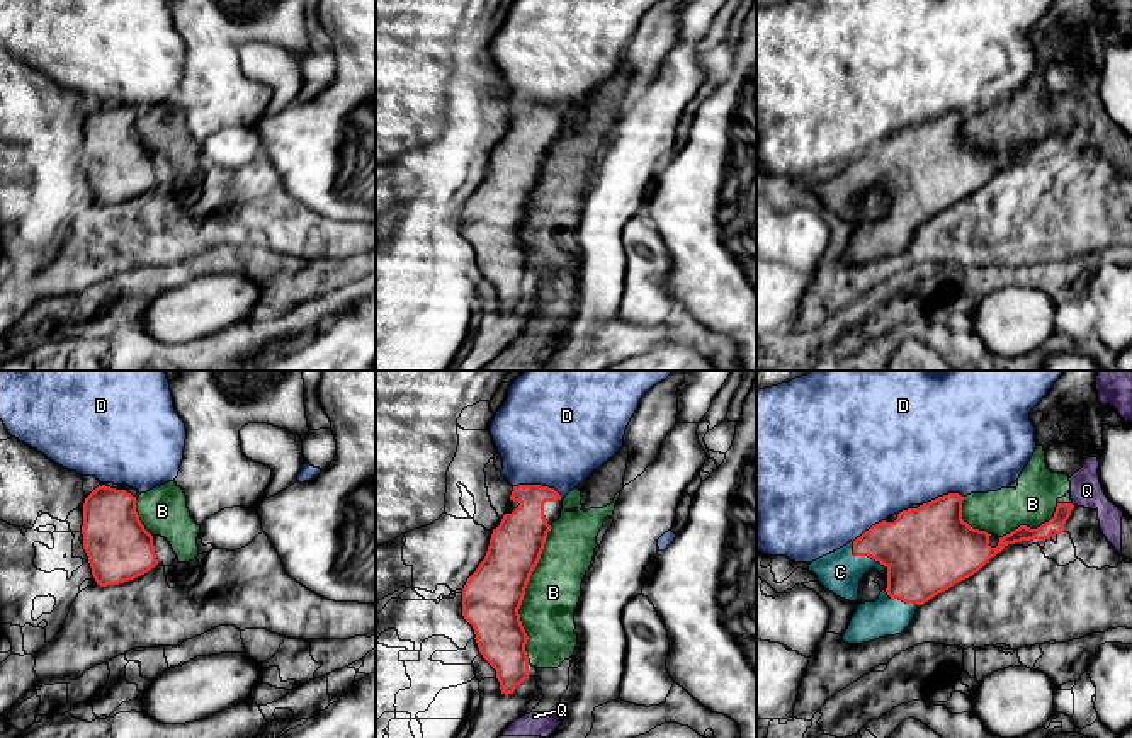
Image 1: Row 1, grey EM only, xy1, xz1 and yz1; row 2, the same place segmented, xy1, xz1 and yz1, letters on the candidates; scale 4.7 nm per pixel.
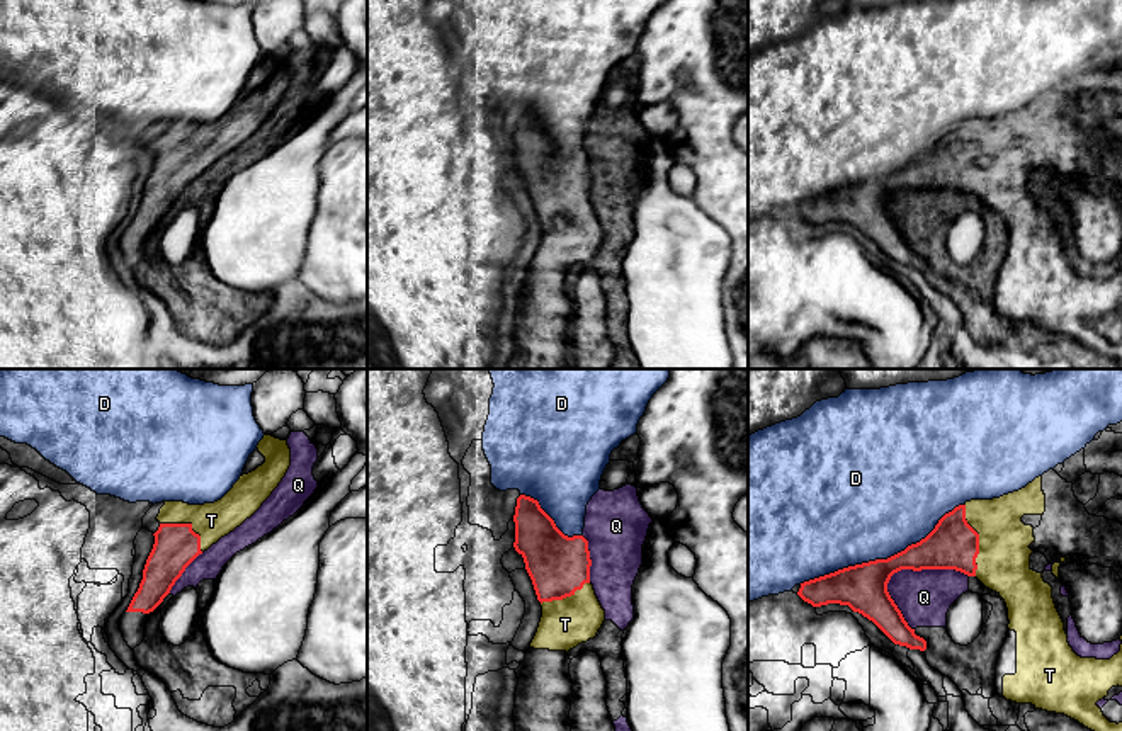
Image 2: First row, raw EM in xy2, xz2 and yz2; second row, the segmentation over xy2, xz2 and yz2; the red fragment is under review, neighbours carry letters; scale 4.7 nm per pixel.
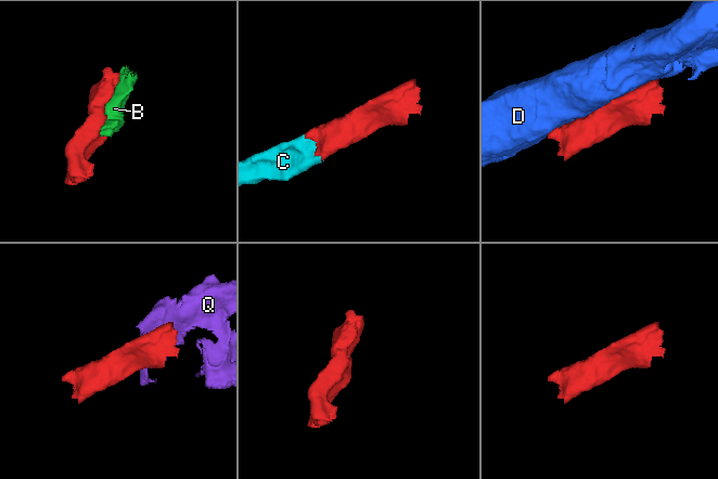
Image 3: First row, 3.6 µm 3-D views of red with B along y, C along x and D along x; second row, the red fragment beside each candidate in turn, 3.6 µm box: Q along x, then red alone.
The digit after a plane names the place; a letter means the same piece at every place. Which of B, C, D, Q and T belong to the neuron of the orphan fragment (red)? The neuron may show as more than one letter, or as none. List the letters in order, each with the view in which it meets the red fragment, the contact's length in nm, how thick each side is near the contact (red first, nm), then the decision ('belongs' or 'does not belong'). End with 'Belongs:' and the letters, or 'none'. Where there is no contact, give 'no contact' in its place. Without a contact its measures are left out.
B: xz1 | 650 nm | 280/260 nm | does not belong
C: yz1 | 220 nm | 340/200 nm | belongs
D: yz2 | 850 nm | 220/480 nm | does not belong
Q: yz2 | 400 nm | 240/260 nm | does not belong
T: yz2 | 340 nm | 240/260 nm | belongs
Belongs: C, T

